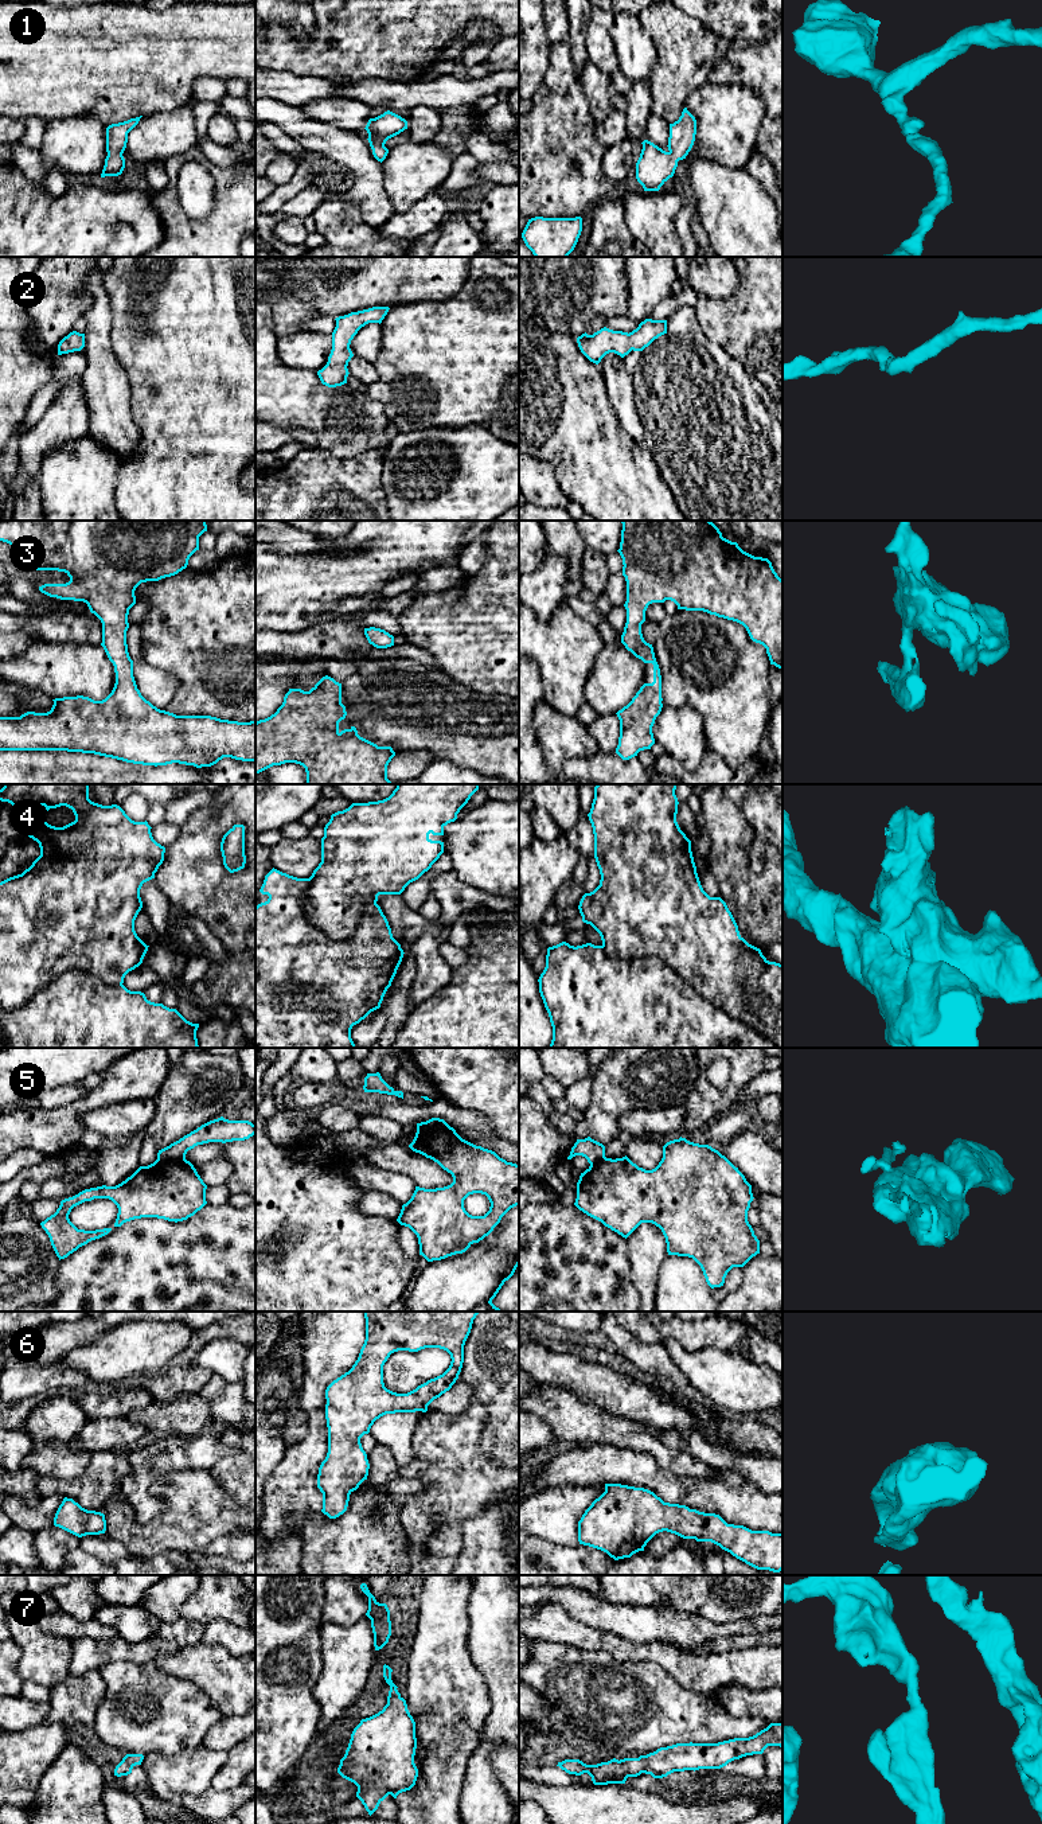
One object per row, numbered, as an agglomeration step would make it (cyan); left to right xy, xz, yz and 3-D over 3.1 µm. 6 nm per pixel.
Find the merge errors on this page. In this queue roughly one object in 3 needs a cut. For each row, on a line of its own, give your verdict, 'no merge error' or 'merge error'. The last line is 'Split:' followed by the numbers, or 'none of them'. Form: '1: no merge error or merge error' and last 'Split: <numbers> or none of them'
1: no merge error
2: no merge error
3: no merge error
4: merge error
5: merge error
6: no merge error
7: no merge error
Split: 4, 5

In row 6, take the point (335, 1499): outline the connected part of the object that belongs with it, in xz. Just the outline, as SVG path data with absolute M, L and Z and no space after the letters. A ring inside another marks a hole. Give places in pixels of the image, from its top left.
M364 1312L366 1340L359 1357L348 1372L325 1390L328 1453L319 1468L317 1488L323 1493L321 1512L329 1519L336 1519L347 1511L350 1494L367 1480L370 1464L360 1438L370 1433L374 1422L386 1414L426 1412L428 1406L456 1383L464 1363L464 1345L479 1313L481 1312ZM425 1348L446 1351L452 1359L449 1368L407 1394L387 1390L383 1383L383 1365L390 1355Z

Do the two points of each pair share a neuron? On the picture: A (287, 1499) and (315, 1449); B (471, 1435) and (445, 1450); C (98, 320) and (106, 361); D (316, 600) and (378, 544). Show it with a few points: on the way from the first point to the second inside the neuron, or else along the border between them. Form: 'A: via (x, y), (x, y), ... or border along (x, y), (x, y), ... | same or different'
A: via (292, 1487), (303, 1461) | same
B: via (464, 1435), (460, 1435), (452, 1444) | same
C: via (98, 330), (98, 351) | same
D: via (332, 584), (340, 576), (348, 575), (363, 560) | same

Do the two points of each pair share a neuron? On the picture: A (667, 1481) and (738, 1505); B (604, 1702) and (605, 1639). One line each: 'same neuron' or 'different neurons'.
A: same neuron
B: different neurons

